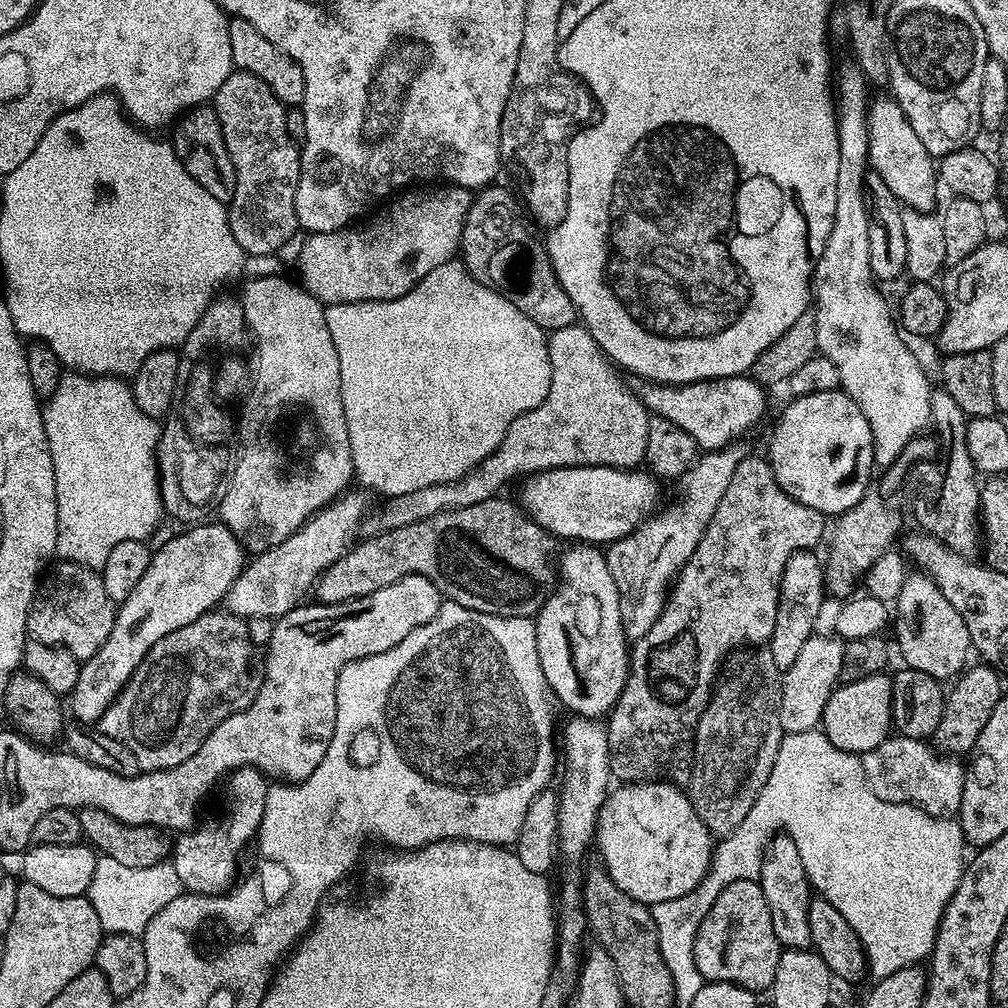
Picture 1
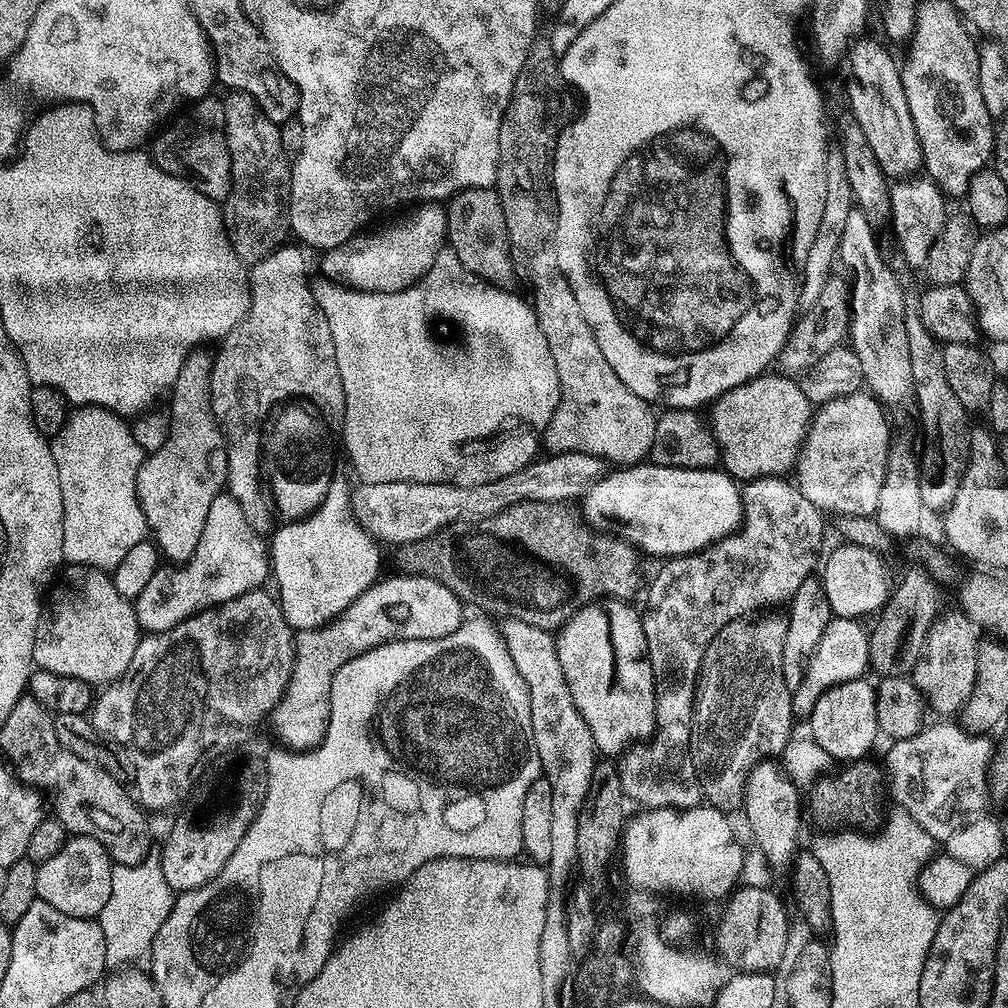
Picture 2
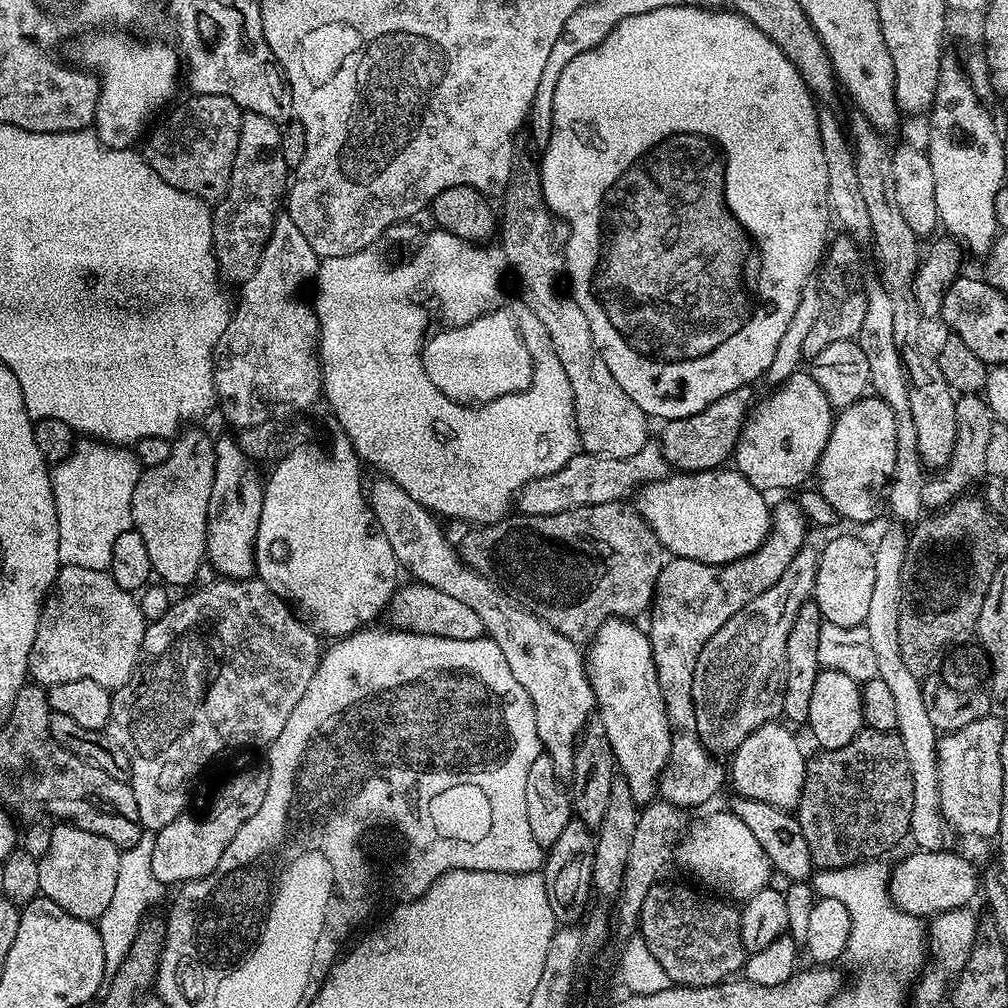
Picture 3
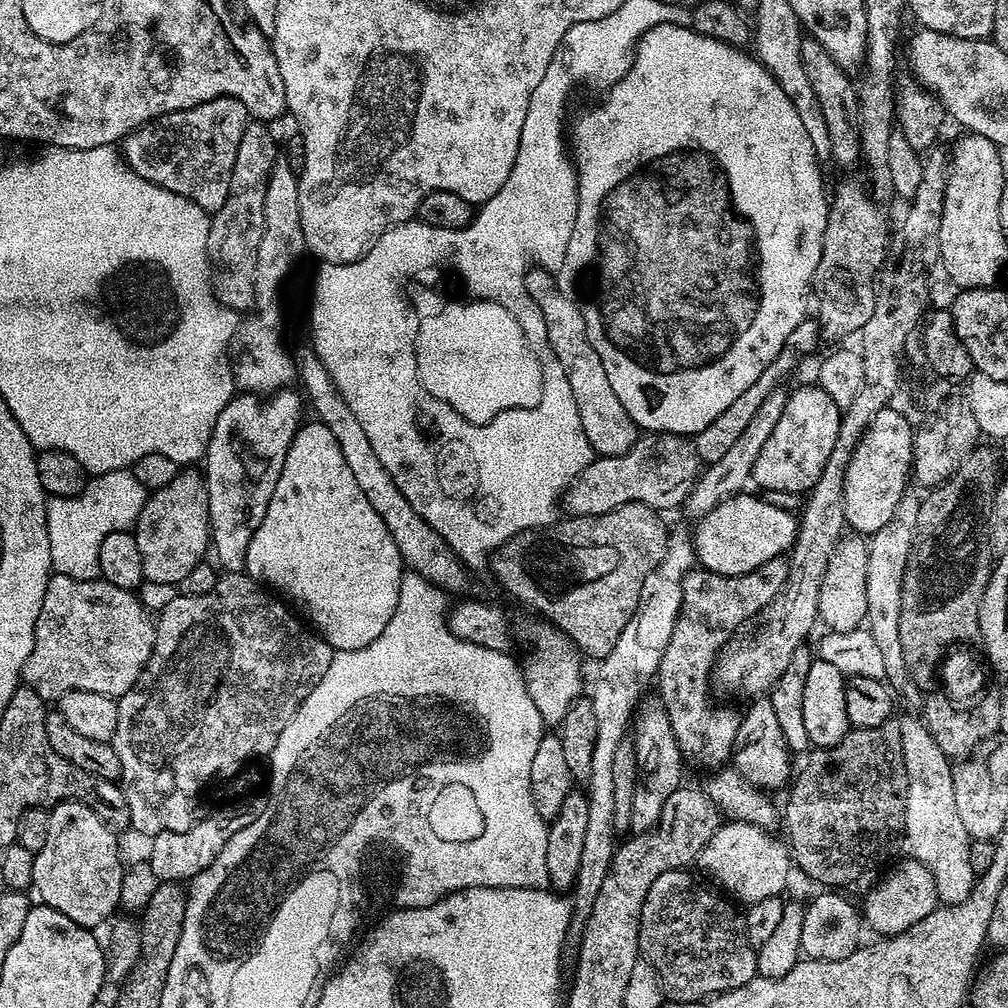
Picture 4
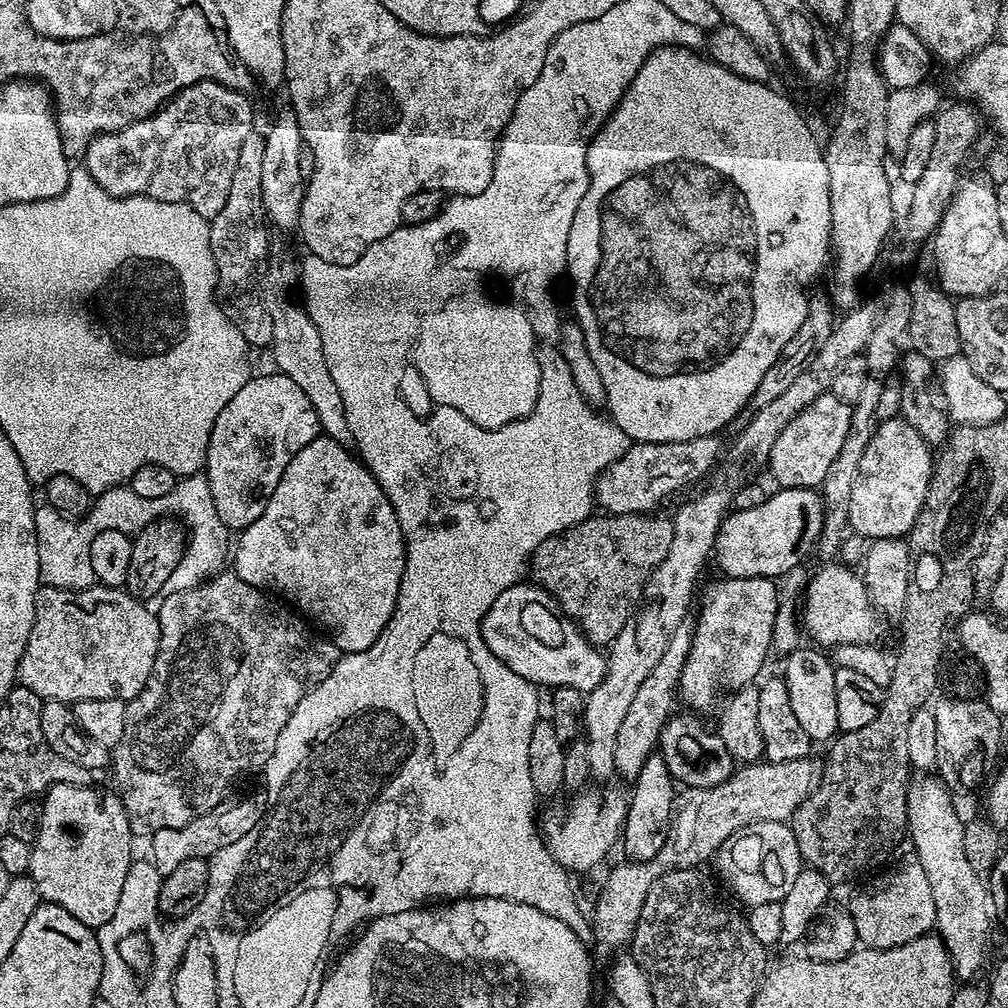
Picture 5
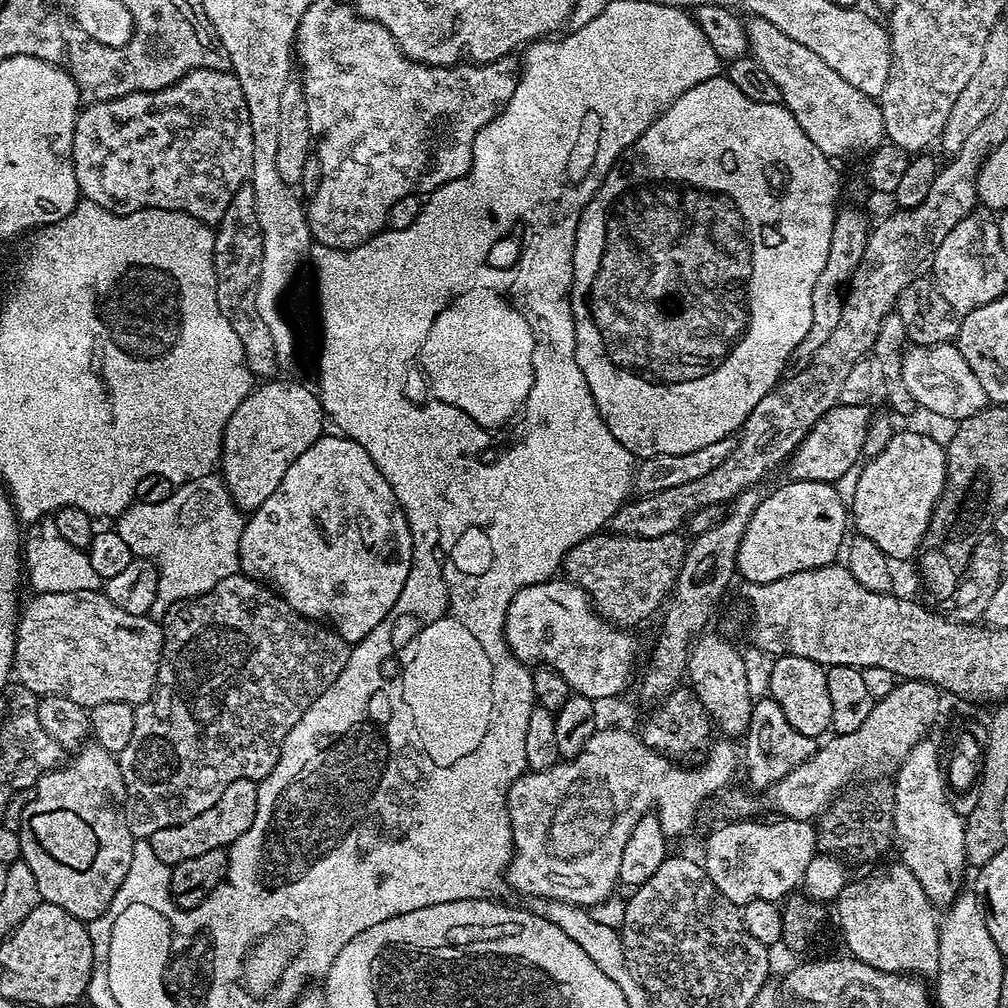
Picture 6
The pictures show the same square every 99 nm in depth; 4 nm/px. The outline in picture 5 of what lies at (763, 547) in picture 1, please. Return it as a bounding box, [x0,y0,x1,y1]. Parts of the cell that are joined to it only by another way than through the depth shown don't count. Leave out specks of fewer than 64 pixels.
[679,576,781,714]

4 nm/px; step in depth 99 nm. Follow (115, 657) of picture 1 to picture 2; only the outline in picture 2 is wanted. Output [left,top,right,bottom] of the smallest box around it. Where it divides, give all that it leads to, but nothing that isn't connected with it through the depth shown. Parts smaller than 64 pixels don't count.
[134,490,381,633]

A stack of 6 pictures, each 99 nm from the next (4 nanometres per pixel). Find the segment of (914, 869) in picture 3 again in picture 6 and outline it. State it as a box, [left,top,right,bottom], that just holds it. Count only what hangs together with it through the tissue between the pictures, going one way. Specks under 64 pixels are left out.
[834,862,940,978]

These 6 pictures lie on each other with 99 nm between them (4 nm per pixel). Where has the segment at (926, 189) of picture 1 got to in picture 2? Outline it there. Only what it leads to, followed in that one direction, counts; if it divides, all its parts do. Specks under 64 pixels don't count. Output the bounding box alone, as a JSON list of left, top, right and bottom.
[846,38,924,178]

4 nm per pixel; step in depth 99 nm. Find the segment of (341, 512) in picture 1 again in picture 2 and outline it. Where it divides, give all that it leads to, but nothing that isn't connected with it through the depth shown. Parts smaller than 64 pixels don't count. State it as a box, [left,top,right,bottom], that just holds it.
[350,452,605,546]

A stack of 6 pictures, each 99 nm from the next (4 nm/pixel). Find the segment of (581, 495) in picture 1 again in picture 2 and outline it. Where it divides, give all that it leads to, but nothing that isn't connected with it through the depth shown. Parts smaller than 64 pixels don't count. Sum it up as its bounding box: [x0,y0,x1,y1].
[582,462,744,558]

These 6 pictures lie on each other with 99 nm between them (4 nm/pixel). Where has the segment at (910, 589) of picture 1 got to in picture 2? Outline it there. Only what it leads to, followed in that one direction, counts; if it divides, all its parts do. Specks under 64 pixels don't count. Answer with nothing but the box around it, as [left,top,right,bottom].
[910,611,982,718]

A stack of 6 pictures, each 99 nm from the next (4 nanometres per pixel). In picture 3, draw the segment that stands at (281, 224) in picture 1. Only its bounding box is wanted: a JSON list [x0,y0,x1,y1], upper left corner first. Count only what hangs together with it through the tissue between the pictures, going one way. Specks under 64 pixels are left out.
[212,112,290,286]

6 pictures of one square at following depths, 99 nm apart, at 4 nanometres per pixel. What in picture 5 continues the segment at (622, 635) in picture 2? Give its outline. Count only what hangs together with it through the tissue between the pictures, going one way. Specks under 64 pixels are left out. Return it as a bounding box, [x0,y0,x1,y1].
[622,754,678,862]

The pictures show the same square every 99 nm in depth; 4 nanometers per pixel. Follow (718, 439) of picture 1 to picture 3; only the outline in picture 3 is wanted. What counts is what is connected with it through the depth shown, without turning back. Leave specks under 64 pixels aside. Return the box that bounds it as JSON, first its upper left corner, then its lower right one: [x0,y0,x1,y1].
[734,371,834,494]

